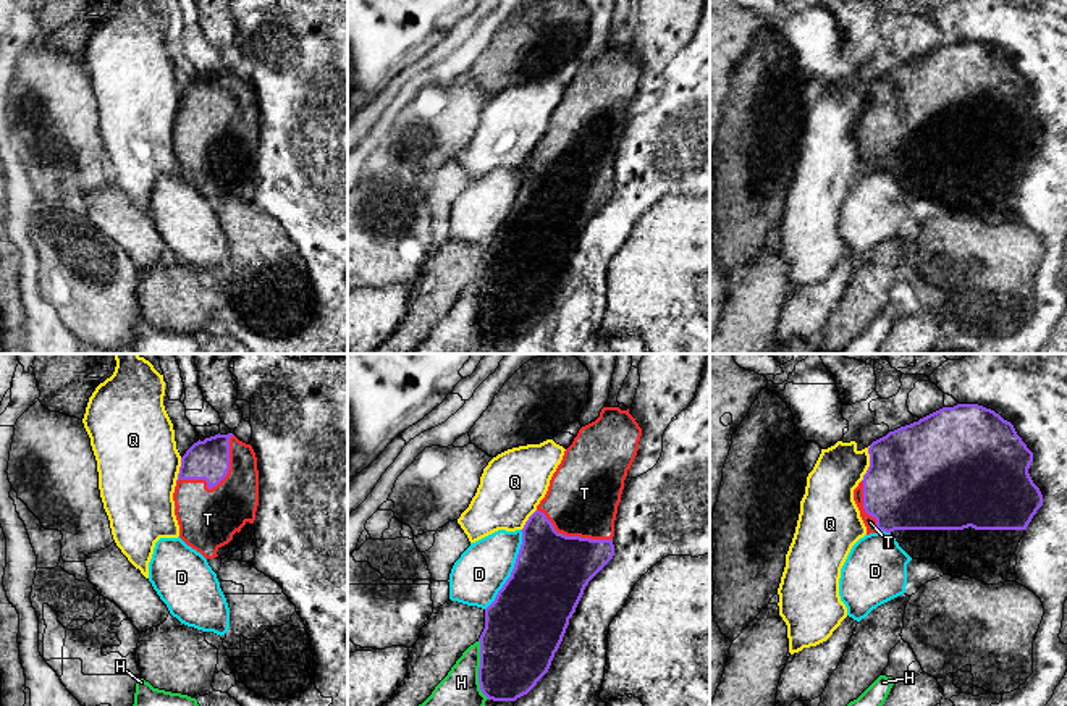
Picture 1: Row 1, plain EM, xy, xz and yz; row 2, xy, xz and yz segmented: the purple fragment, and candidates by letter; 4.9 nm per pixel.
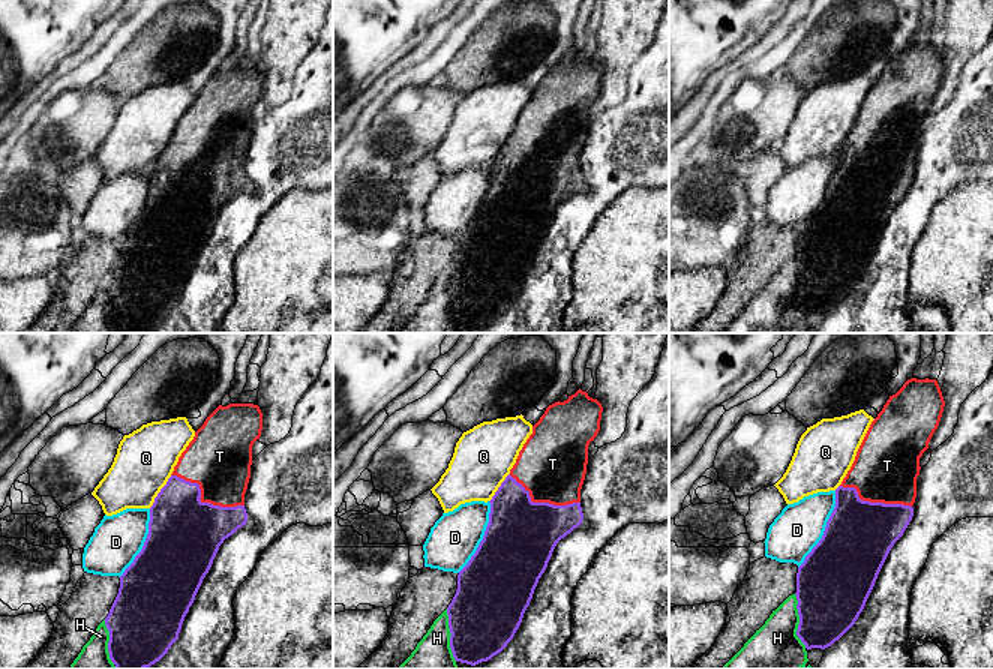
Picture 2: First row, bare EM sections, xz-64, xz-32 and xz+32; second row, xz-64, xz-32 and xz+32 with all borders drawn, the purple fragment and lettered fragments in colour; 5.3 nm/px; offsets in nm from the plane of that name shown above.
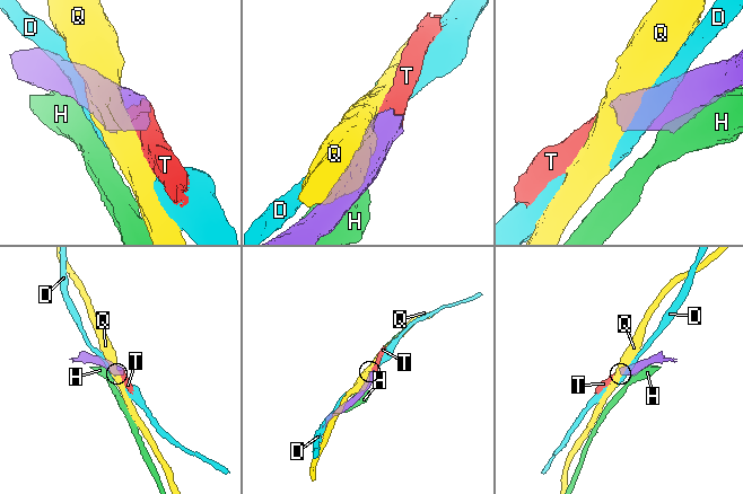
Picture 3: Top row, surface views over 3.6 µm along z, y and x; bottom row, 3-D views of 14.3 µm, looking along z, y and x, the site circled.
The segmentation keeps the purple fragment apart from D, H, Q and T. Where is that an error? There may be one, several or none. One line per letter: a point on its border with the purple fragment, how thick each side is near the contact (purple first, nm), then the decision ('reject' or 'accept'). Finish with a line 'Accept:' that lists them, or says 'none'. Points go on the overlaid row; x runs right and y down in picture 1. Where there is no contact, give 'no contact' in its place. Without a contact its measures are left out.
D: meets purple in xz at (513, 571); 380 nm thick on the purple side, 260 nm on the other; reject
H: meets purple in xz at (479, 669); 380 nm thick on the purple side, 180 nm on the other; reject
Q: meets purple in yz at (870, 464); 500 nm thick on the purple side, 240 nm on the other; reject
T: meets purple in xy at (219, 482); 200 nm thick on the purple side, 300 nm on the other; accept
Accept: T

